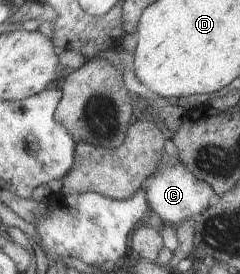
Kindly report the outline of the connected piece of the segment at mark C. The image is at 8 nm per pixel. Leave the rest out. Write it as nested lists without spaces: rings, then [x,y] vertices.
[[[172,139],[165,140],[163,148],[162,164],[159,164],[157,171],[146,179],[143,191],[153,214],[157,213],[163,221],[179,226],[183,221],[192,219],[195,214],[207,209],[214,191],[208,183],[197,180],[180,160],[179,150]]]

